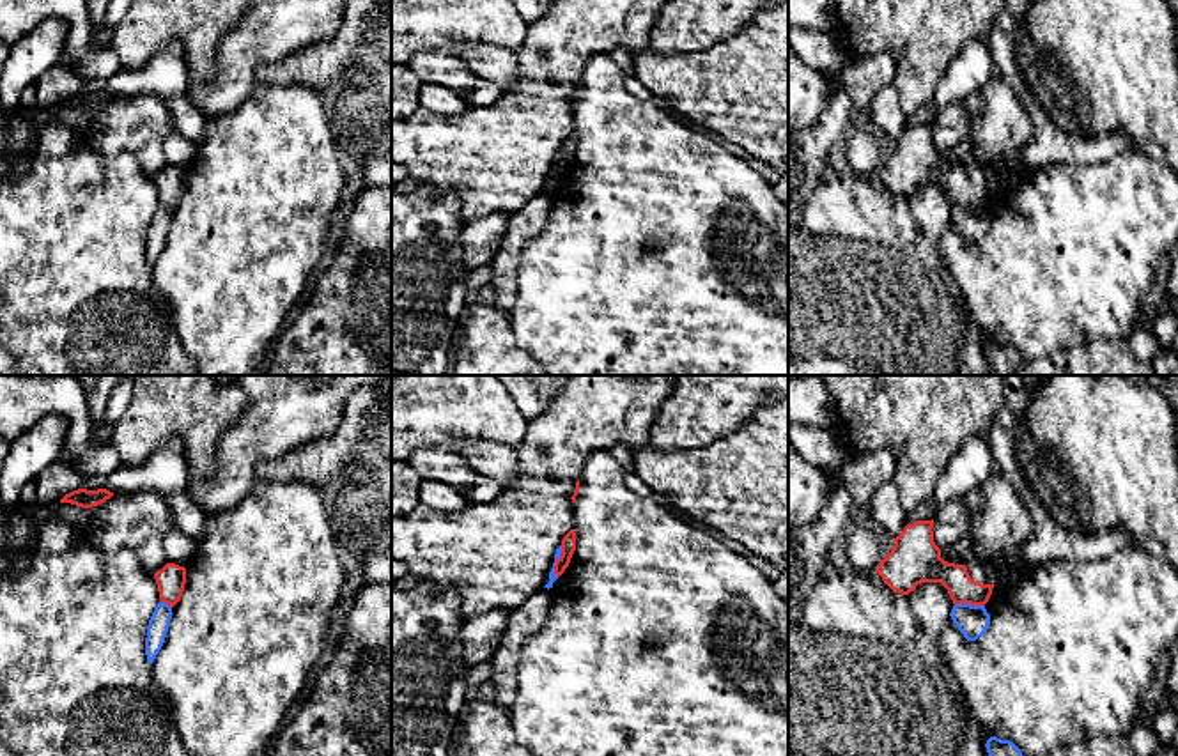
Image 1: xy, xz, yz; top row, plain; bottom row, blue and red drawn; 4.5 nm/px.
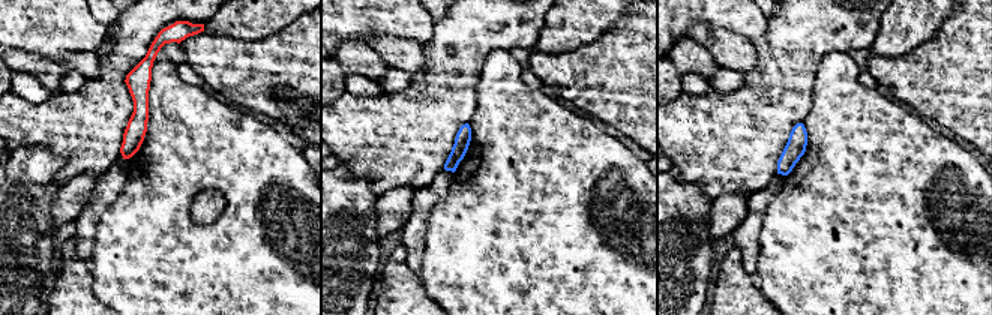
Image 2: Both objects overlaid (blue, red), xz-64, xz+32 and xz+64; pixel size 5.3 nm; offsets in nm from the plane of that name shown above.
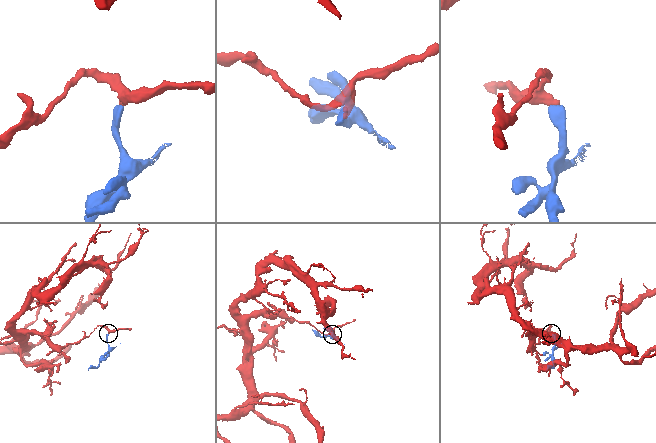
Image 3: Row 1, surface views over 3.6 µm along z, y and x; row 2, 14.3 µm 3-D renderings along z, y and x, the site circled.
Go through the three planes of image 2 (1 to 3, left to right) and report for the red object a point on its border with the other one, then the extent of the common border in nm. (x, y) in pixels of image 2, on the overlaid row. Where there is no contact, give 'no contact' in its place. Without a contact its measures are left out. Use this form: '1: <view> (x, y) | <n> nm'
1: no contact
2: no contact
3: no contact

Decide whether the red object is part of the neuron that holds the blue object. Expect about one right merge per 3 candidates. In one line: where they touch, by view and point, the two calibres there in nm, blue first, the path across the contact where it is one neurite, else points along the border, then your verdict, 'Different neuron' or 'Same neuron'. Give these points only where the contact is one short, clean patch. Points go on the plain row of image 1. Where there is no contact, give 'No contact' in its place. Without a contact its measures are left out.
Touches blue at xz (555, 165). Thickness 40 nm (blue) against 60 nm. Boundary: xz (562, 149), (562, 158), (555, 167), (557, 181). Different neuron

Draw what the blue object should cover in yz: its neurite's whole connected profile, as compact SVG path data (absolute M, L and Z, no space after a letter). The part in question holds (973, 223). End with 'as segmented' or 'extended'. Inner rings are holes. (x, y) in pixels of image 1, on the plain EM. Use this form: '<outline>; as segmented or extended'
M955 207L949 220L967 244L981 241L990 228L985 209Z; as segmented

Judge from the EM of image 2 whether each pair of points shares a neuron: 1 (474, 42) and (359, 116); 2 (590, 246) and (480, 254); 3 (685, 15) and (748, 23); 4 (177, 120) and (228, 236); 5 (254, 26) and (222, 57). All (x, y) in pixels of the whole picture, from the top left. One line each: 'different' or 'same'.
1: same
2: same
3: same
4: same
5: different

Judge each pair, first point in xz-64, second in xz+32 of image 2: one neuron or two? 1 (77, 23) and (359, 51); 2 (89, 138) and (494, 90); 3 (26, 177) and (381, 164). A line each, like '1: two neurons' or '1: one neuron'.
1: two neurons
2: two neurons
3: two neurons

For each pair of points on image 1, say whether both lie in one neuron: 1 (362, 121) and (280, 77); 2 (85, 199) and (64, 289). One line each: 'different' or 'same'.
1: same
2: same

